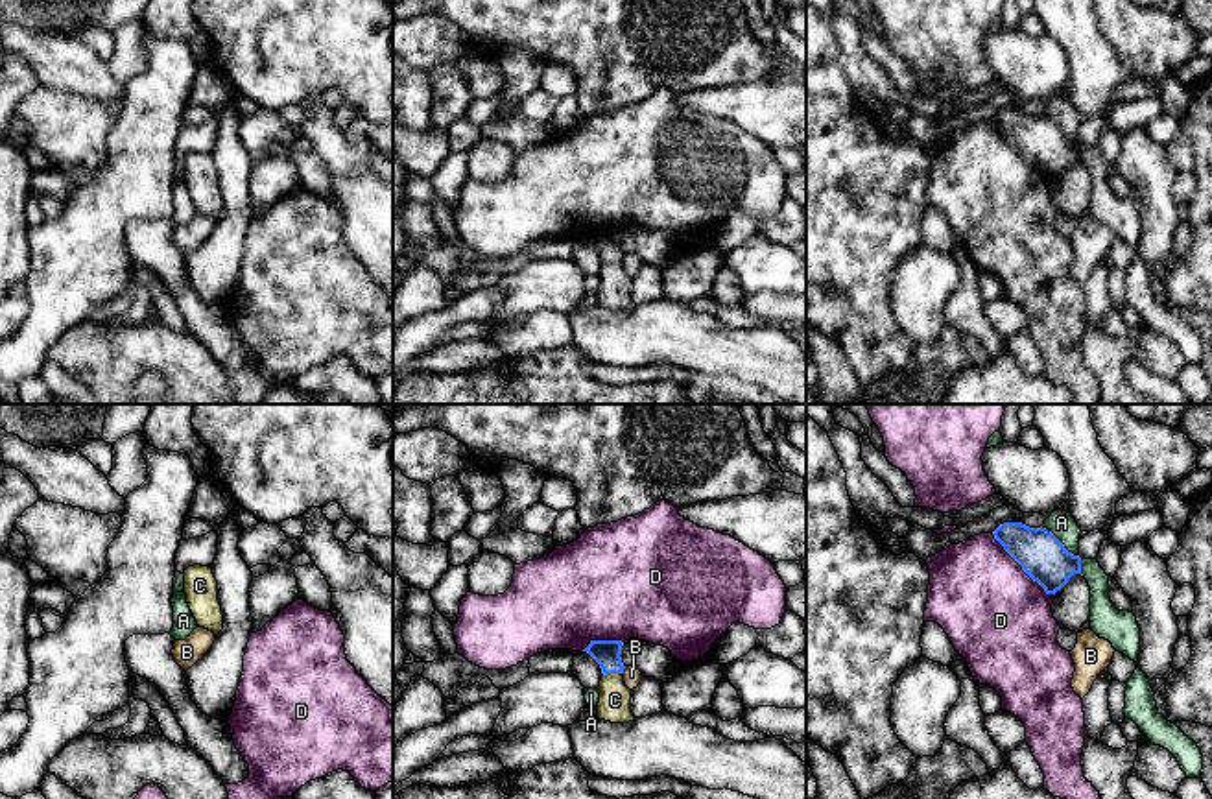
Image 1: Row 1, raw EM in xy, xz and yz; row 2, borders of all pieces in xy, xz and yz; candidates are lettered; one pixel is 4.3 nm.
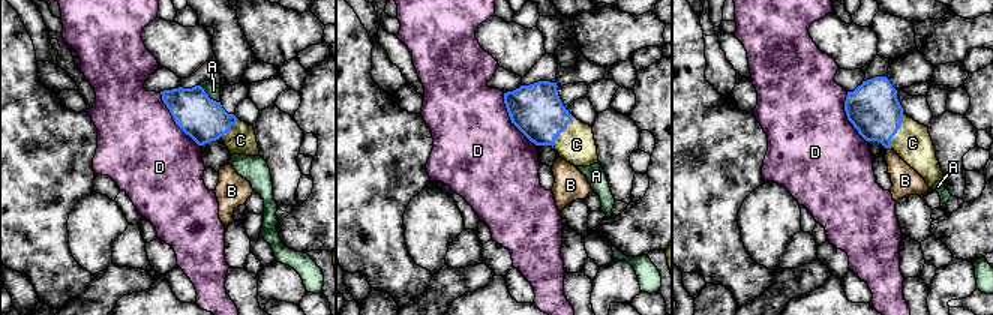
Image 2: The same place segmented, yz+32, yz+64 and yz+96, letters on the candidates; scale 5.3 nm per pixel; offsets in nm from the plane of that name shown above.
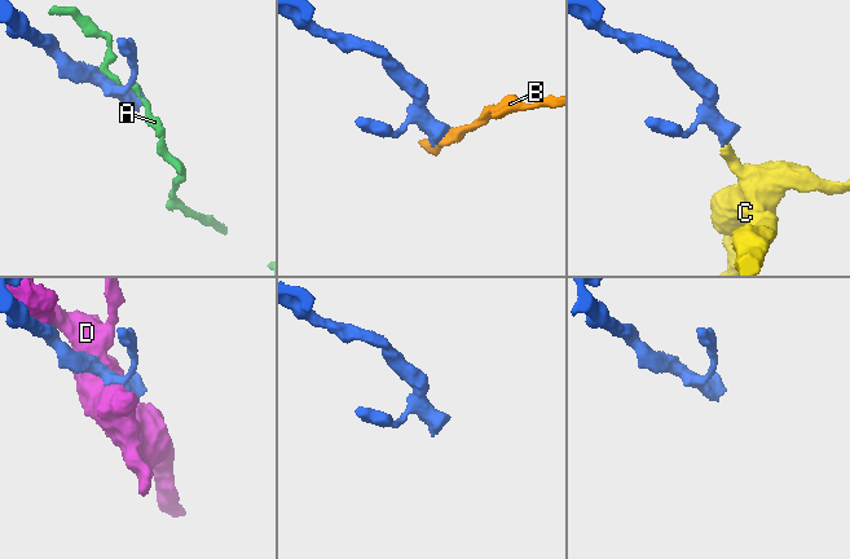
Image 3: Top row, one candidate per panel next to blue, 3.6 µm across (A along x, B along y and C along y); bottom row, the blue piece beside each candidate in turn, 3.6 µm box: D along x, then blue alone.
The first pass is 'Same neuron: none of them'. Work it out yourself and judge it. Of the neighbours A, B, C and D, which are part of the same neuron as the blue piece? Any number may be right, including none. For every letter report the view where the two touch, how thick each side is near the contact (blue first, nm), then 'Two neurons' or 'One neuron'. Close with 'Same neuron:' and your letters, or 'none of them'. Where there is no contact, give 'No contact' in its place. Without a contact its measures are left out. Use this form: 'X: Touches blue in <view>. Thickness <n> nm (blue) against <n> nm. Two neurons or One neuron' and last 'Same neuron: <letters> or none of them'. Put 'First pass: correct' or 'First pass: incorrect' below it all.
A: Touches blue in yz. Thickness 200 nm (blue) against 120 nm. Two neurons
B: Touches blue in xz. Thickness 110 nm (blue) against 80 nm. Two neurons
C: Touches blue in xz. Thickness 110 nm (blue) against 140 nm. One neuron
D: Touches blue in yz. Thickness 200 nm (blue) against 440 nm. Two neurons
Same neuron: C
First pass: incorrect

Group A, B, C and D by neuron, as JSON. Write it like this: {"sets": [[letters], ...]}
{"sets": [["A"], ["B"], ["C"], ["D"]]}

